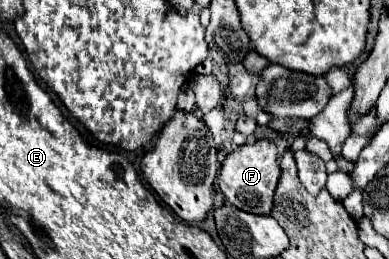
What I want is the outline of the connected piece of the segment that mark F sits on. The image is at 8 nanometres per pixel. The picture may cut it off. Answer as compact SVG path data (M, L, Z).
M258 140L254 144L244 144L226 156L220 176L218 176L218 184L224 198L232 206L244 212L270 214L272 196L274 196L278 178L280 178L280 166L276 162L276 144L270 140Z

